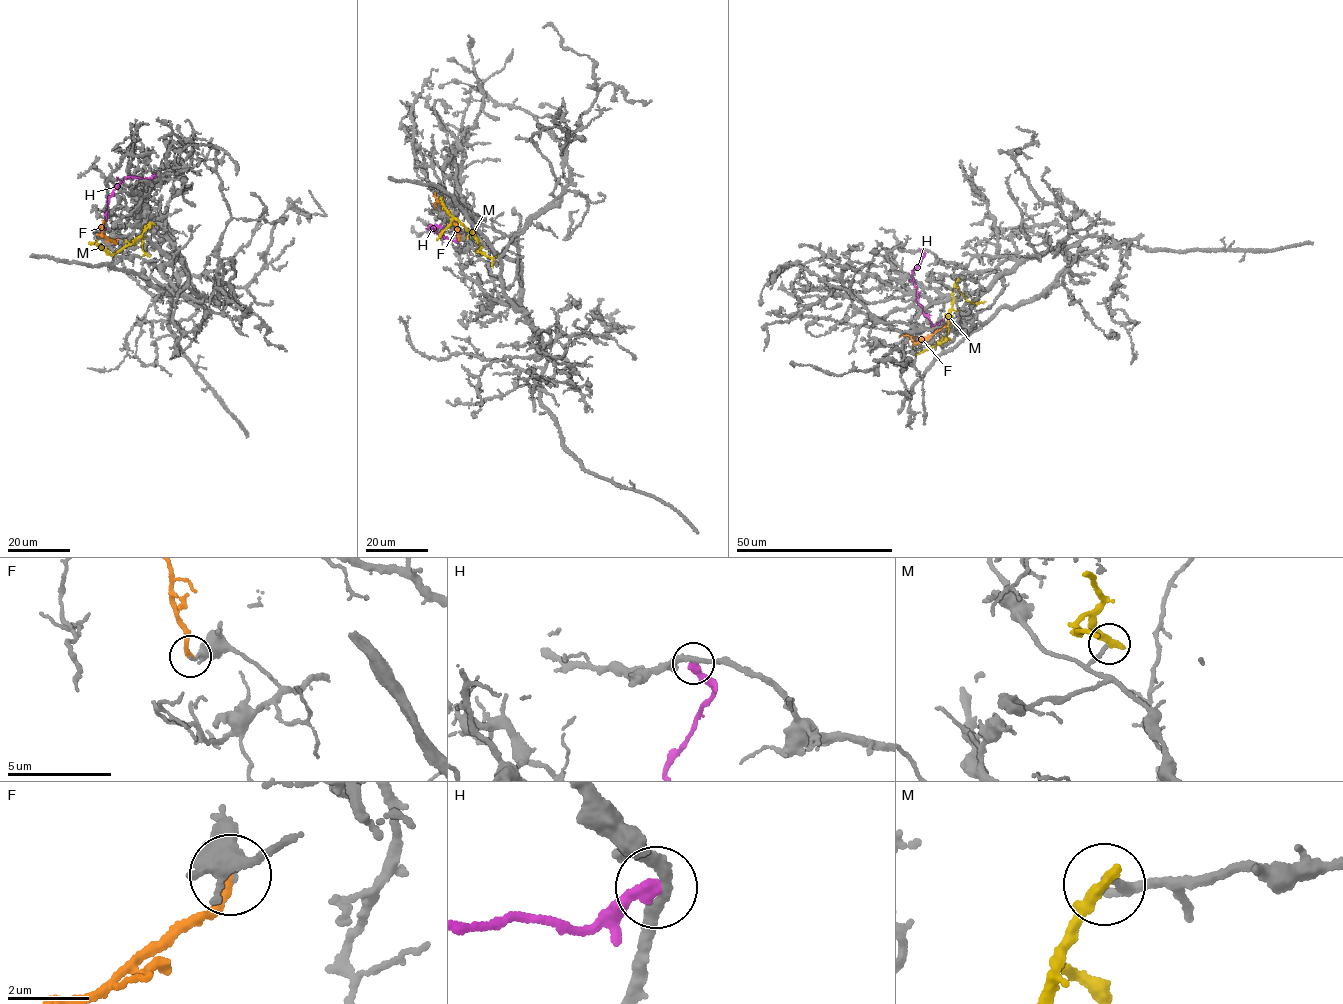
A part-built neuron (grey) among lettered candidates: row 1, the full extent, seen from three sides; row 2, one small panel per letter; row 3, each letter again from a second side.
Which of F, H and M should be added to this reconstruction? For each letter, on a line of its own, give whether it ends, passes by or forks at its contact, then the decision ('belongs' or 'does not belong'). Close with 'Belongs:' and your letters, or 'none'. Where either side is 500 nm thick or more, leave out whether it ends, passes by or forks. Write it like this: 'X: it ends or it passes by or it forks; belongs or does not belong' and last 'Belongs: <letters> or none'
F: it ends; does not belong
H: it ends; does not belong
M: it ends; does not belong
Belongs: none

